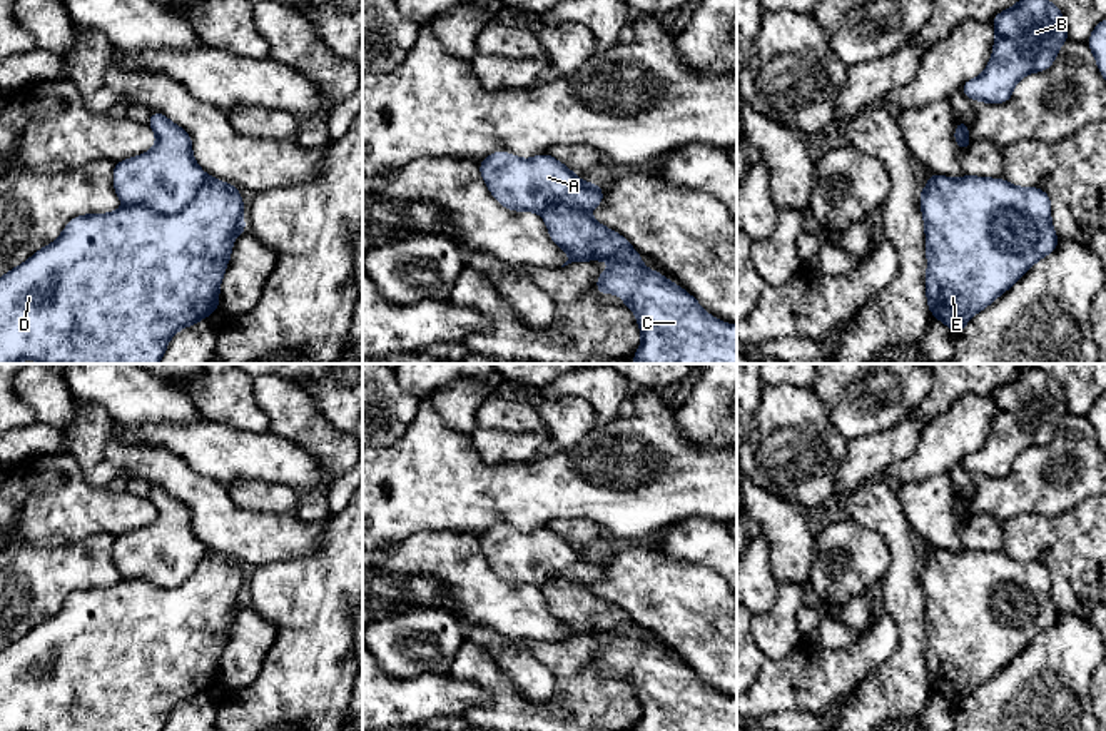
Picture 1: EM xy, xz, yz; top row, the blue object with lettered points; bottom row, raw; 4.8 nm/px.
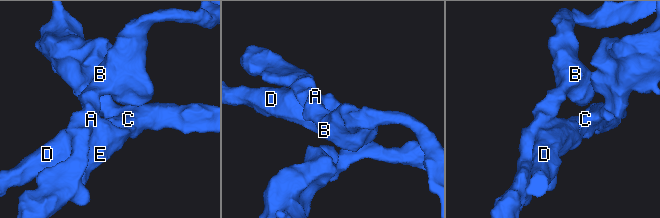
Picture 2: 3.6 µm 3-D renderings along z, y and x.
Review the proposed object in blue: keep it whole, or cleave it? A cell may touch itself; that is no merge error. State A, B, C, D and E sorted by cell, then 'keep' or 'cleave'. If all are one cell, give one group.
A B / C D E | cleave

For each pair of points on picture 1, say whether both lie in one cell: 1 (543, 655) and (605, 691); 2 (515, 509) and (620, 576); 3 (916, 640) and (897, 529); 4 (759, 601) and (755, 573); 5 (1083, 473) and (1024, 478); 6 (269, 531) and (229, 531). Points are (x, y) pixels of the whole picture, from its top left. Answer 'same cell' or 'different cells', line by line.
1: same cell
2: different cells
3: same cell
4: same cell
5: same cell
6: same cell

